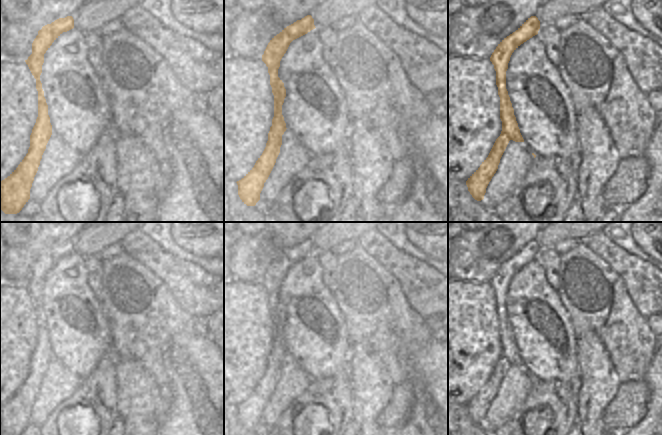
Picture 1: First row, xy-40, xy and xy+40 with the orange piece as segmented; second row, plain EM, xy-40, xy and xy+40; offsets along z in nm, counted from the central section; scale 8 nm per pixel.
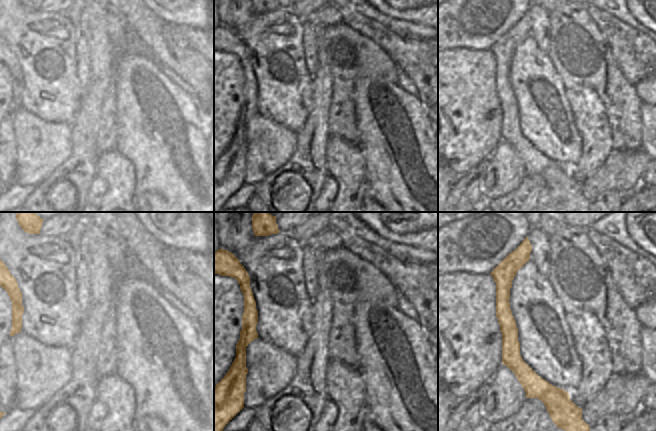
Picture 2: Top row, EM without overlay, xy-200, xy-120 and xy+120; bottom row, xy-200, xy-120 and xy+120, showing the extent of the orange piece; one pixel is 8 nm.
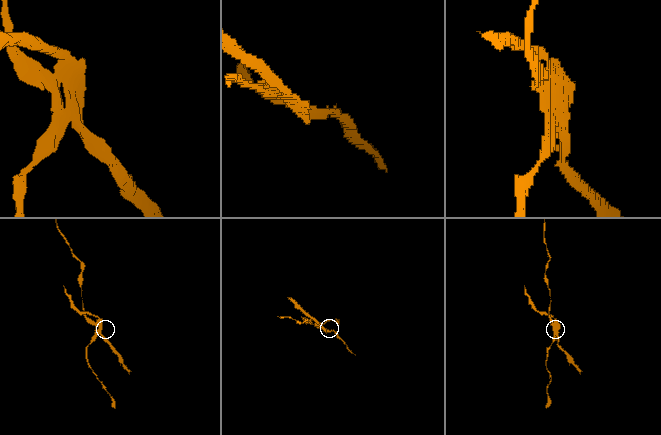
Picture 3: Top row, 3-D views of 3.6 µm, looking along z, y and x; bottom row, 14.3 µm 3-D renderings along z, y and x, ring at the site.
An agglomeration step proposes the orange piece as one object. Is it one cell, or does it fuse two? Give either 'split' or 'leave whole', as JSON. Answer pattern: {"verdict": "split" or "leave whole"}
{"verdict": "split"}

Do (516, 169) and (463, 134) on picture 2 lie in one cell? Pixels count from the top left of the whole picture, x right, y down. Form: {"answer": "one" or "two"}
{"answer": "two"}

